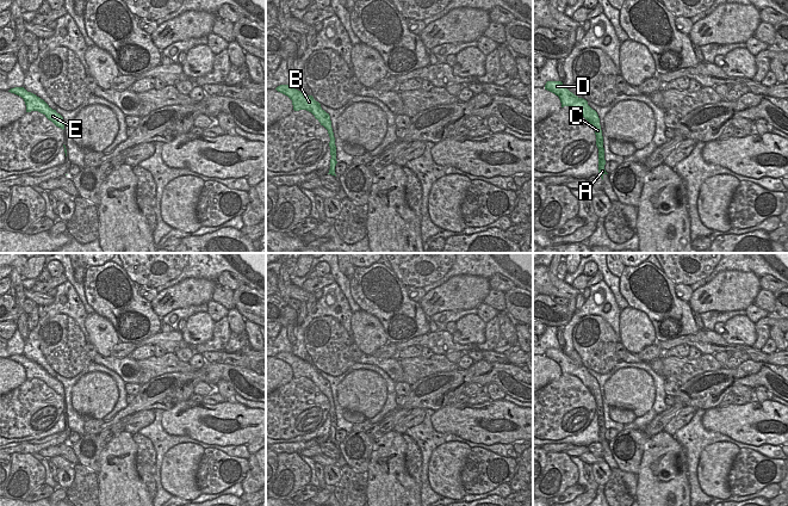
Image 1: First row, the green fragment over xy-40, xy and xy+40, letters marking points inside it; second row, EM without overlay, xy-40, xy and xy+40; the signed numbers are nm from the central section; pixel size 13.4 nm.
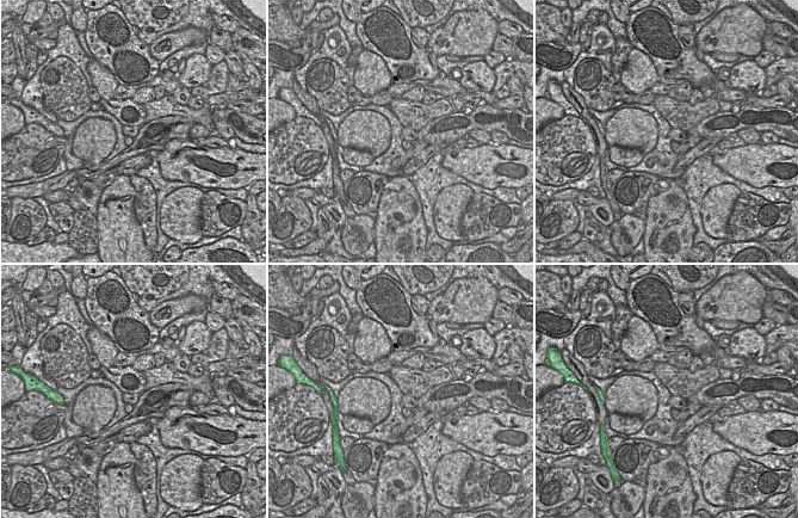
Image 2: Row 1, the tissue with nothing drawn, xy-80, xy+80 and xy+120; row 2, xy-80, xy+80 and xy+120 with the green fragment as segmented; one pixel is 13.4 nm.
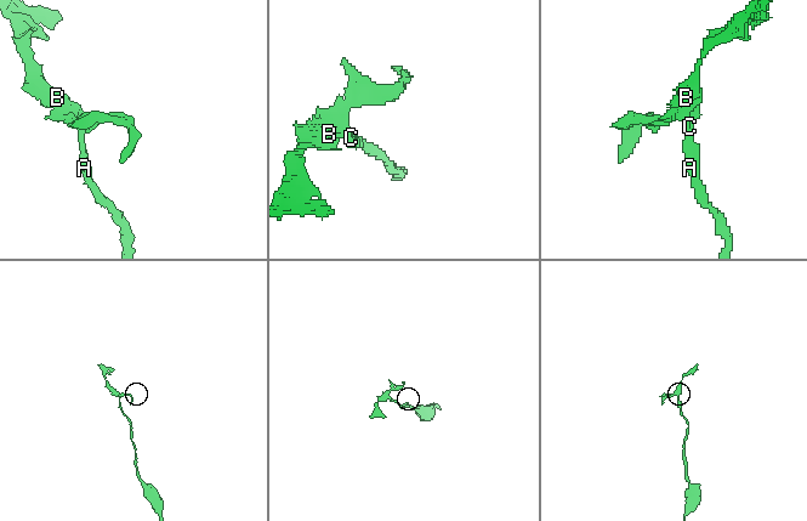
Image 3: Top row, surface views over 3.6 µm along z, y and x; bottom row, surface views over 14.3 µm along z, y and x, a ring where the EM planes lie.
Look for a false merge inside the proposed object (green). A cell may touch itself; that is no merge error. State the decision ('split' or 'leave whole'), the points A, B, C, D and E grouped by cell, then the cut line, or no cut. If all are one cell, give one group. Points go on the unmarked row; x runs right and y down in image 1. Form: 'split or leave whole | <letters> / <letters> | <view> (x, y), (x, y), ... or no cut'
split | A / B C D E | xy+40 (602, 406), (599, 417)

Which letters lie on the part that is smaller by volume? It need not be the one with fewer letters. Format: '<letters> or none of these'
B, C, D, E

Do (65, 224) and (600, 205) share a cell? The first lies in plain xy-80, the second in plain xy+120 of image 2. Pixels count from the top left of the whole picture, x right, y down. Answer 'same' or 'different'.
same

